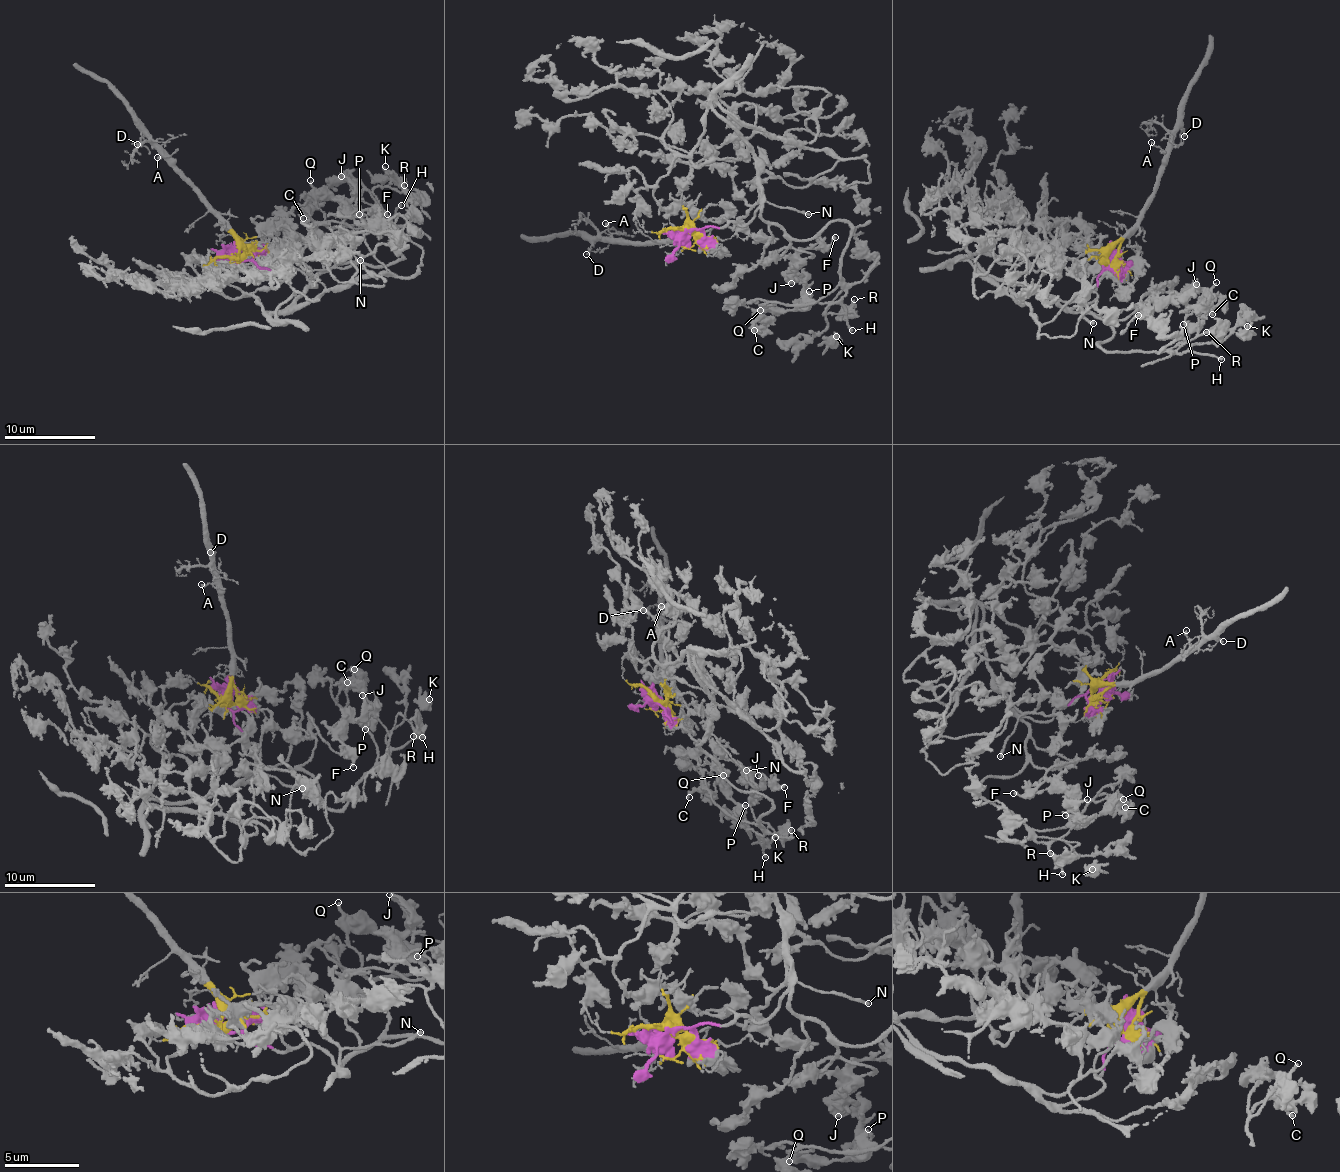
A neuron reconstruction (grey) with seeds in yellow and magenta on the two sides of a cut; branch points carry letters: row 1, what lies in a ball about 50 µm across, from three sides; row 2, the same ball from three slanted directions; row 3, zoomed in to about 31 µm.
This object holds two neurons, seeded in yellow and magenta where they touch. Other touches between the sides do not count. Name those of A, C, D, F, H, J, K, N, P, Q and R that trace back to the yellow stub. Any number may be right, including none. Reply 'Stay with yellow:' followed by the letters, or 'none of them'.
Stay with yellow: A, D

